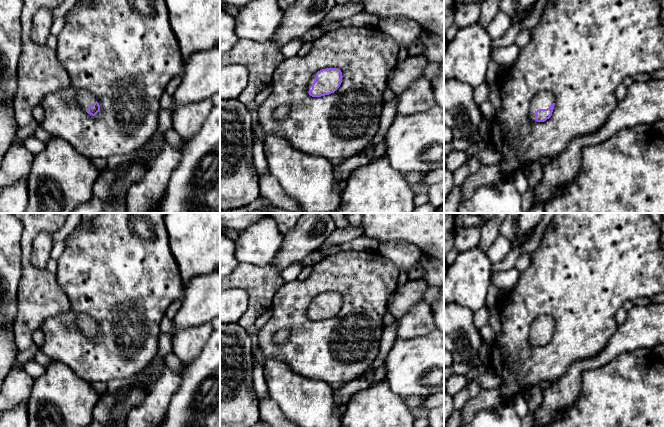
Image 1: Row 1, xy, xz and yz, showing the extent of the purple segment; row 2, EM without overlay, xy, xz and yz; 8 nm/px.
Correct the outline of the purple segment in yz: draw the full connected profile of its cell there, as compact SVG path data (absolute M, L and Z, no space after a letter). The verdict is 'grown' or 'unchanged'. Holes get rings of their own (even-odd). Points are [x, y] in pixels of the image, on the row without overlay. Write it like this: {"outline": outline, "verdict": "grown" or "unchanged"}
{"outline": "M540 315L532 323L529 342L532 346L544 346L552 339L555 329L554 319L549 315Z", "verdict": "grown"}

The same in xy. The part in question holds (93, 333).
{"outline": "M86 314L76 316L76 326L88 338L95 340L100 335L100 329L97 322Z", "verdict": "grown"}

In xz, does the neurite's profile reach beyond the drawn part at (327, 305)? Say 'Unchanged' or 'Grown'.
Grown

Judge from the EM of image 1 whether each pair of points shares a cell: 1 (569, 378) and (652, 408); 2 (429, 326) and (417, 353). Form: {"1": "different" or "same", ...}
{"1": "different", "2": "different"}

